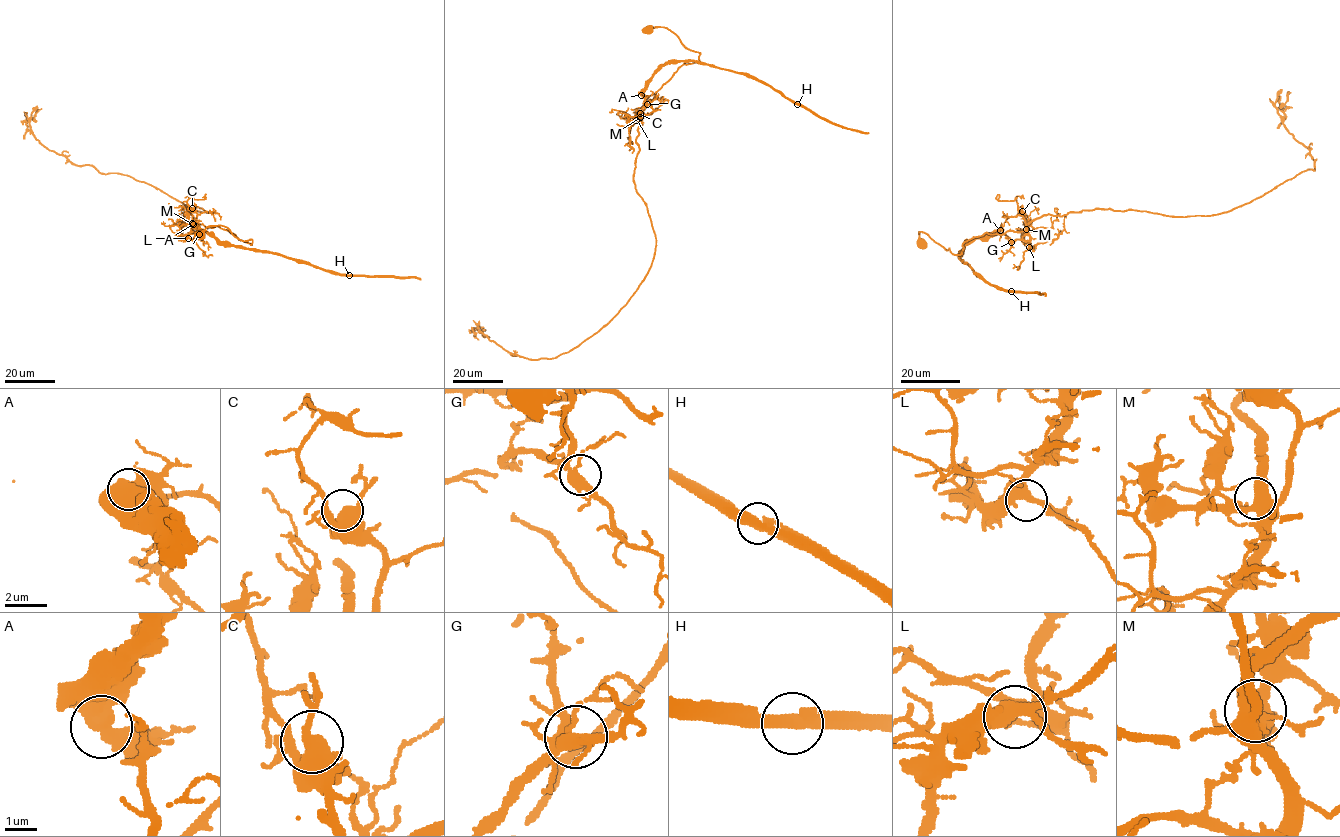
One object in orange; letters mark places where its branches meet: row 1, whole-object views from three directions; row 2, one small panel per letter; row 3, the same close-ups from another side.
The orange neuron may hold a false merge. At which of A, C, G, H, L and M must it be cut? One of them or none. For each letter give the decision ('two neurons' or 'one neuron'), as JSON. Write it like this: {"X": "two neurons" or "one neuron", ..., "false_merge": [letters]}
{"A": "two neurons", "C": "one neuron", "G": "one neuron", "H": "one neuron", "L": "one neuron", "M": "one neuron", "false_merge": ["A"]}

